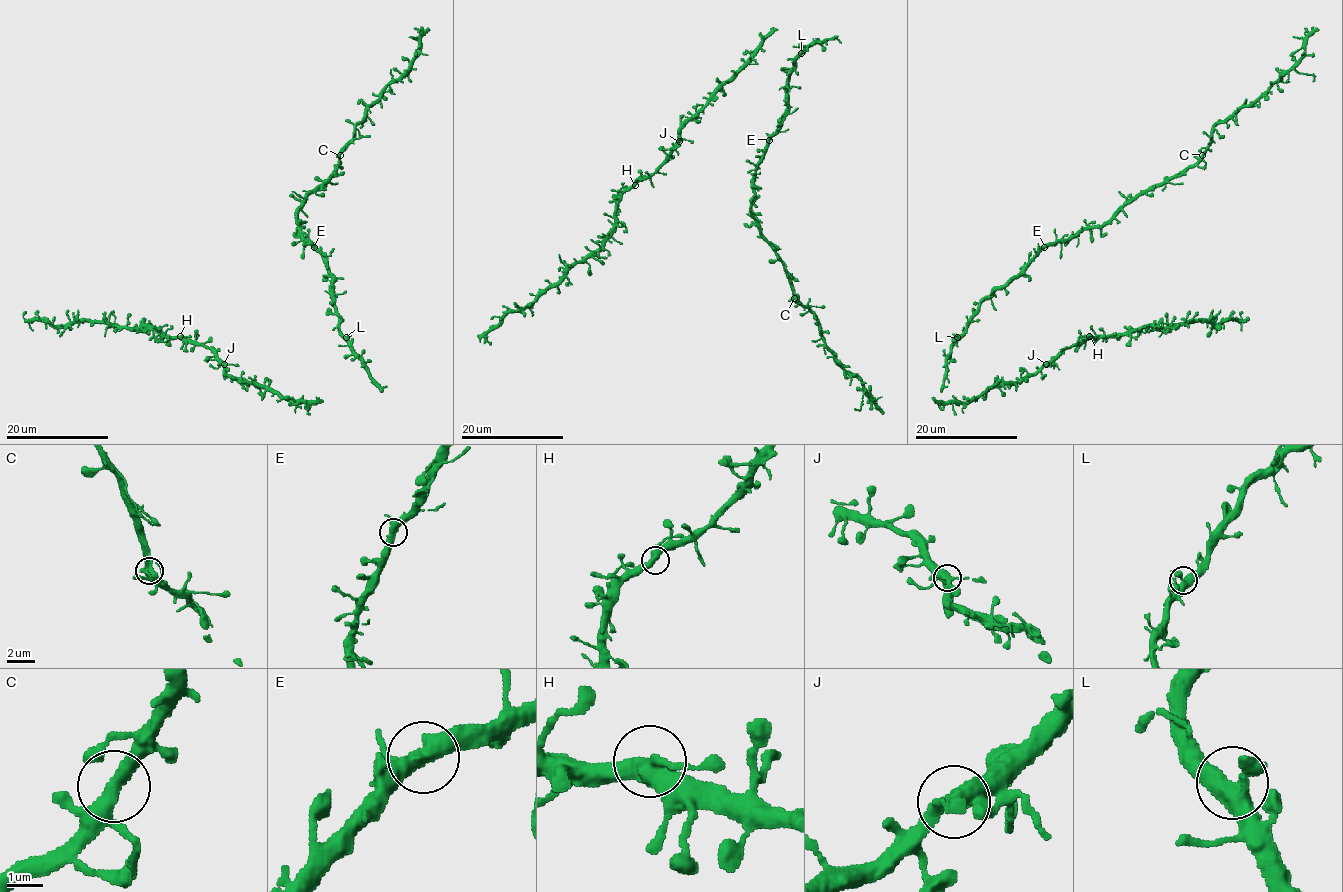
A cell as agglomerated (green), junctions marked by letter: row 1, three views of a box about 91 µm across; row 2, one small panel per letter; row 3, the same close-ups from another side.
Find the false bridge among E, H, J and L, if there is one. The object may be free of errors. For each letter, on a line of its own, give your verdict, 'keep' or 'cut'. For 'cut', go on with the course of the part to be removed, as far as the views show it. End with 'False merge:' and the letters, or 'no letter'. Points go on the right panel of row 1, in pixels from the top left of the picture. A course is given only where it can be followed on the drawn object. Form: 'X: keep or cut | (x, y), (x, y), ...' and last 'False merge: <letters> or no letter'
E: keep
H: keep
J: keep
L: keep
False merge: no letter

